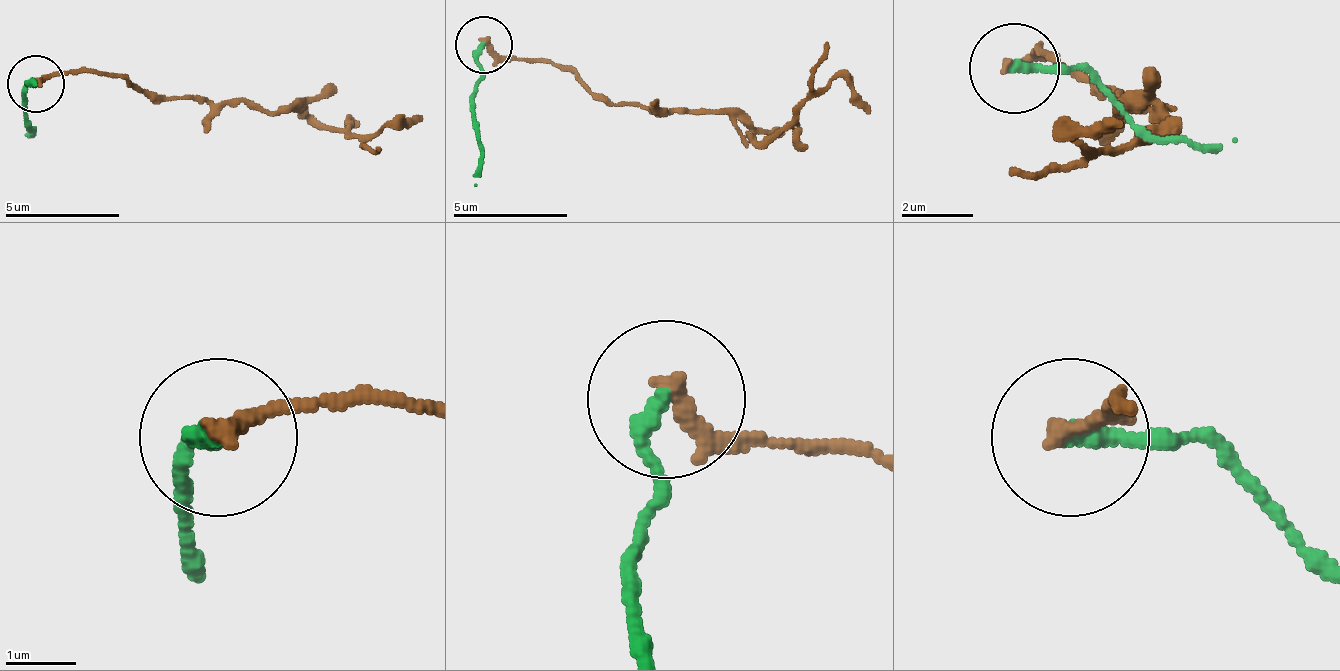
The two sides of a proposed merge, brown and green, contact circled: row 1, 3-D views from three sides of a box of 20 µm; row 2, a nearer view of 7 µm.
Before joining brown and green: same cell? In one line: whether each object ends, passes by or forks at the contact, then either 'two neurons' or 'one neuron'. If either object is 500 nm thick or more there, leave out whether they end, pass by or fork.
brown ends; green ends; two neurons

